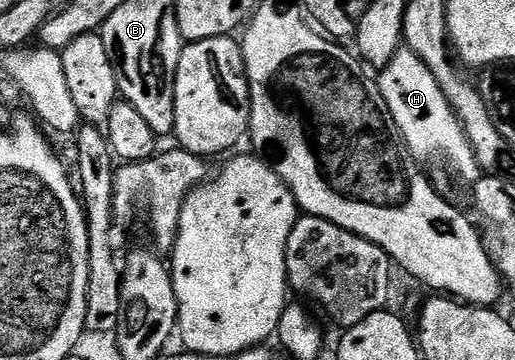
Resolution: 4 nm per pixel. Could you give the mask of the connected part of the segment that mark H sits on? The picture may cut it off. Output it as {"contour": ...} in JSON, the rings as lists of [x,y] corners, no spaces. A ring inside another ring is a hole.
{"contour":[[[400,49],[396,57],[381,68],[379,75],[382,76],[377,76],[378,88],[411,155],[422,165],[426,165],[429,159],[443,159],[466,185],[473,185],[480,178],[474,150],[462,132],[462,122],[454,115],[444,93],[440,93],[436,77],[428,73],[428,65],[424,65],[416,53]]]}

